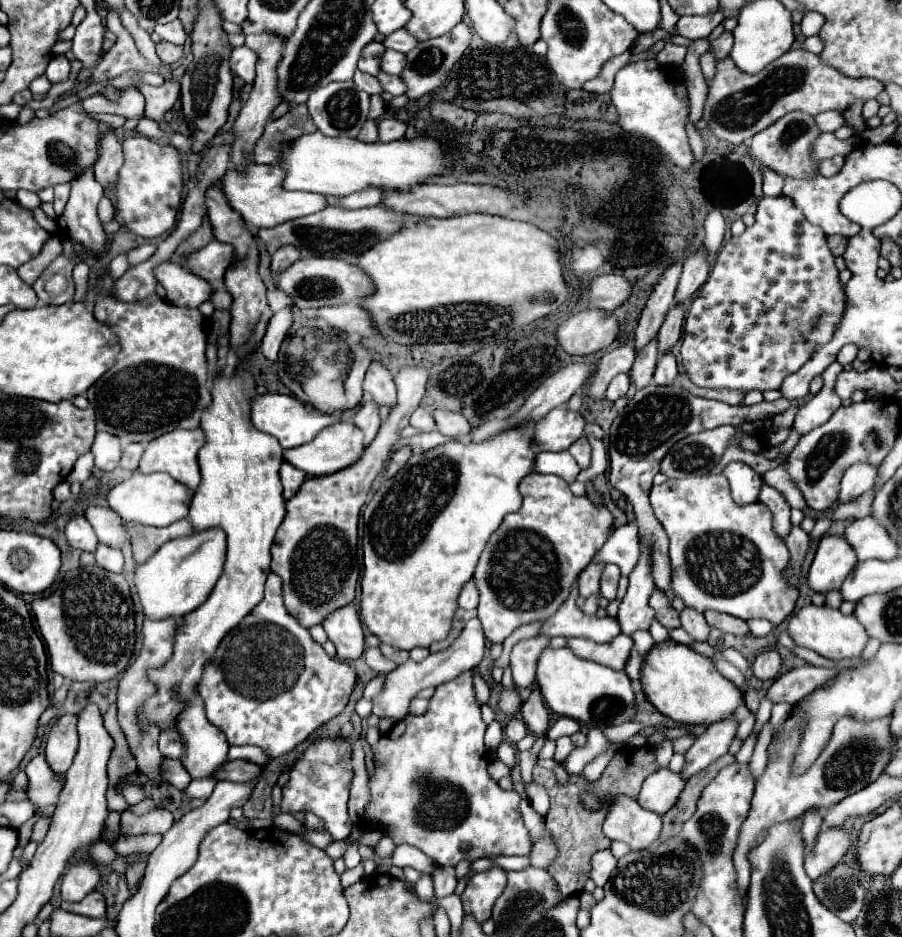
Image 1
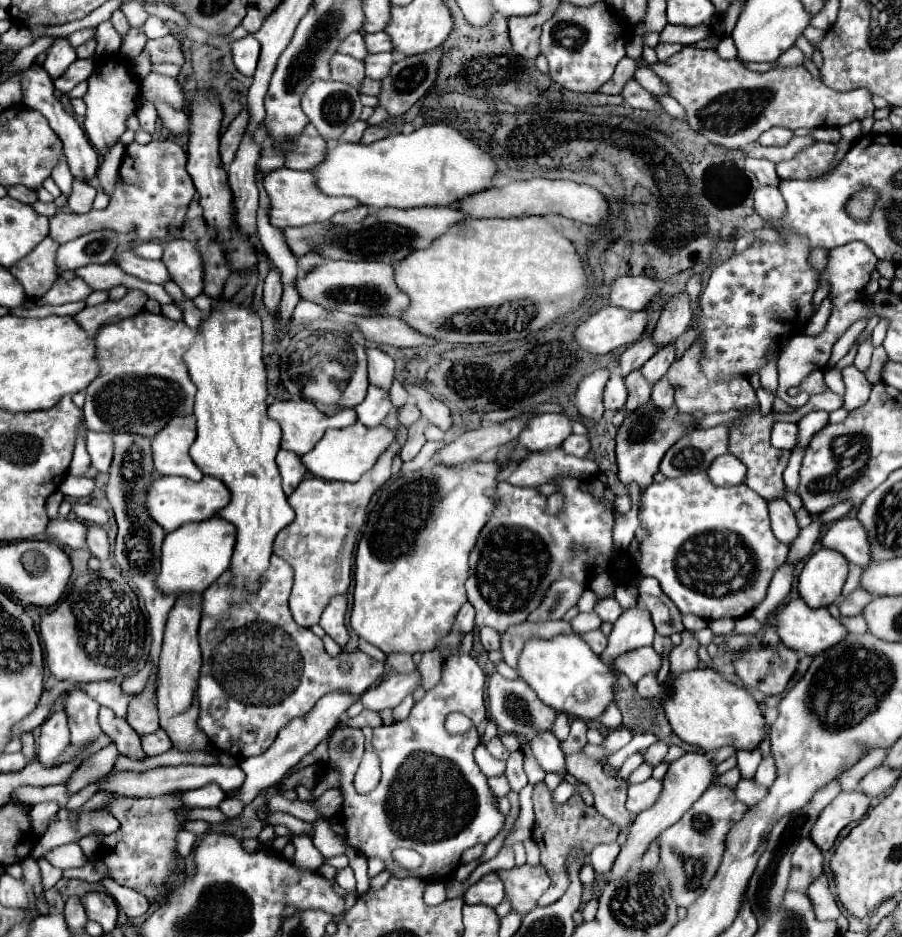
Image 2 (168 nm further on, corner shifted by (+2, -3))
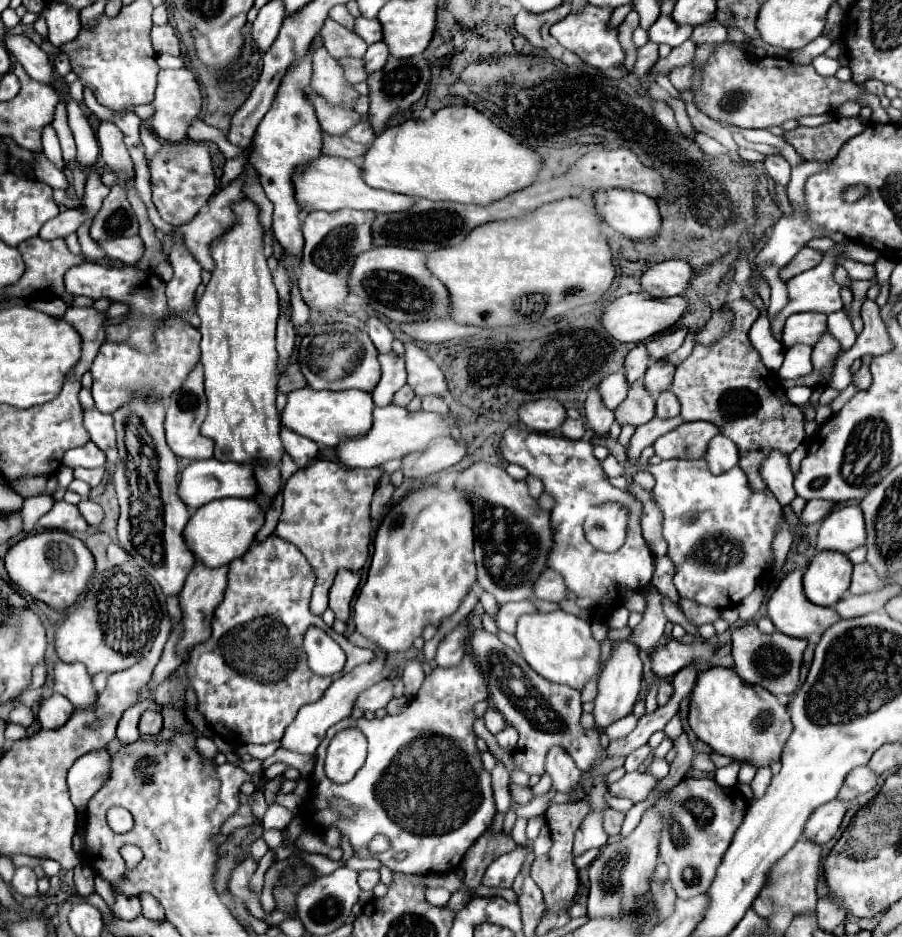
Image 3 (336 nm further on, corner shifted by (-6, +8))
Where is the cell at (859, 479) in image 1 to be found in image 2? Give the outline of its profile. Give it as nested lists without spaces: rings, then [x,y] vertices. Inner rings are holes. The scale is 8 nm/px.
[[[837,503],[837,505],[829,507],[829,509],[825,509],[821,515],[817,515],[817,519],[821,523],[833,523],[833,521],[845,517],[849,513],[849,509],[851,509],[851,503]]]

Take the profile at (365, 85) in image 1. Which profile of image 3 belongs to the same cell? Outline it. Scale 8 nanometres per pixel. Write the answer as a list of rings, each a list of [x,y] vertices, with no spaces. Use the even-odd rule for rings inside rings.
[[[325,20],[323,28],[321,28],[321,36],[325,40],[327,52],[335,60],[341,60],[345,56],[351,56],[351,58],[363,58],[365,56],[367,44],[363,42],[363,38],[359,38],[355,32],[343,28],[341,24],[337,24],[333,20]]]

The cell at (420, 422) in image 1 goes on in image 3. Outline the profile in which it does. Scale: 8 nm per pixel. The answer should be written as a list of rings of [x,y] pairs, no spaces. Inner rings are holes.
[[[405,384],[405,386],[395,394],[393,404],[397,404],[397,406],[407,406],[413,398],[415,398],[415,392],[409,388],[409,384]]]

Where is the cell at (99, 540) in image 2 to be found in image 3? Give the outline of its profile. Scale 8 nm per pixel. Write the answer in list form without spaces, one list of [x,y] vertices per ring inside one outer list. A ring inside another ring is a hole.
[[[81,500],[77,504],[77,508],[79,508],[81,516],[87,520],[87,524],[93,526],[93,528],[97,528],[103,522],[103,518],[105,518],[103,508],[97,502],[93,502],[93,500]]]

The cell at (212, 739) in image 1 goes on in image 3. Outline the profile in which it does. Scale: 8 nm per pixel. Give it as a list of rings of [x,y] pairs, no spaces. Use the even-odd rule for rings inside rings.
[[[199,560],[195,562],[193,570],[189,572],[185,586],[179,594],[179,604],[181,604],[181,624],[183,624],[183,636],[177,644],[177,654],[183,658],[187,652],[193,650],[193,646],[205,642],[211,636],[211,618],[215,606],[223,600],[223,592],[227,586],[227,566],[221,568],[205,568]]]

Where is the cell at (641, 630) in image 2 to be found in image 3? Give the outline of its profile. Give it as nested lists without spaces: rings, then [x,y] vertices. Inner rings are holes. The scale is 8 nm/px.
[[[631,636],[625,638],[625,640],[615,640],[613,650],[611,650],[607,662],[605,662],[603,672],[601,672],[599,692],[597,692],[597,698],[595,698],[593,716],[595,716],[595,722],[597,722],[599,728],[607,728],[609,724],[631,714],[633,704],[637,700],[637,694],[639,694],[639,688],[641,688],[641,672],[643,672],[643,662],[639,658],[637,648],[633,648]]]

